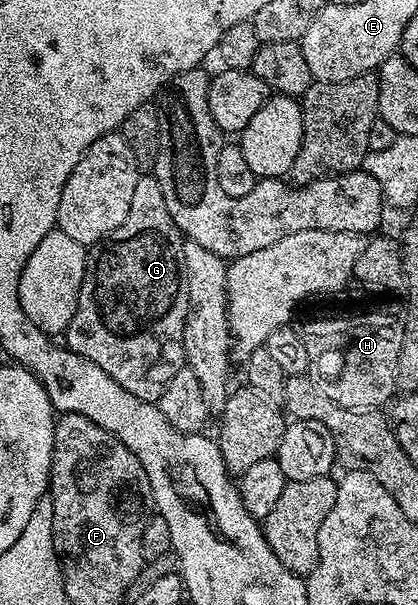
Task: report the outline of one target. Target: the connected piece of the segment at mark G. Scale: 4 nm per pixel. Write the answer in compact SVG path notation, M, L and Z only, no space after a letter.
M152 173L138 174L135 181L135 190L131 192L131 209L127 209L127 217L123 217L123 225L119 225L119 229L115 229L106 239L101 239L88 248L85 256L83 285L79 289L79 301L75 305L75 313L71 317L69 328L63 333L64 346L74 351L75 354L83 356L88 363L99 365L99 369L103 369L103 373L107 373L107 377L111 377L119 385L123 385L123 389L127 389L127 393L135 393L135 397L139 397L148 403L157 403L161 398L163 389L171 381L171 377L175 377L175 373L179 373L181 368L186 366L183 329L187 321L188 308L189 294L187 293L187 281L185 280L181 230L177 228L170 211L167 210L167 200L163 198L163 189L159 189L157 176Z

